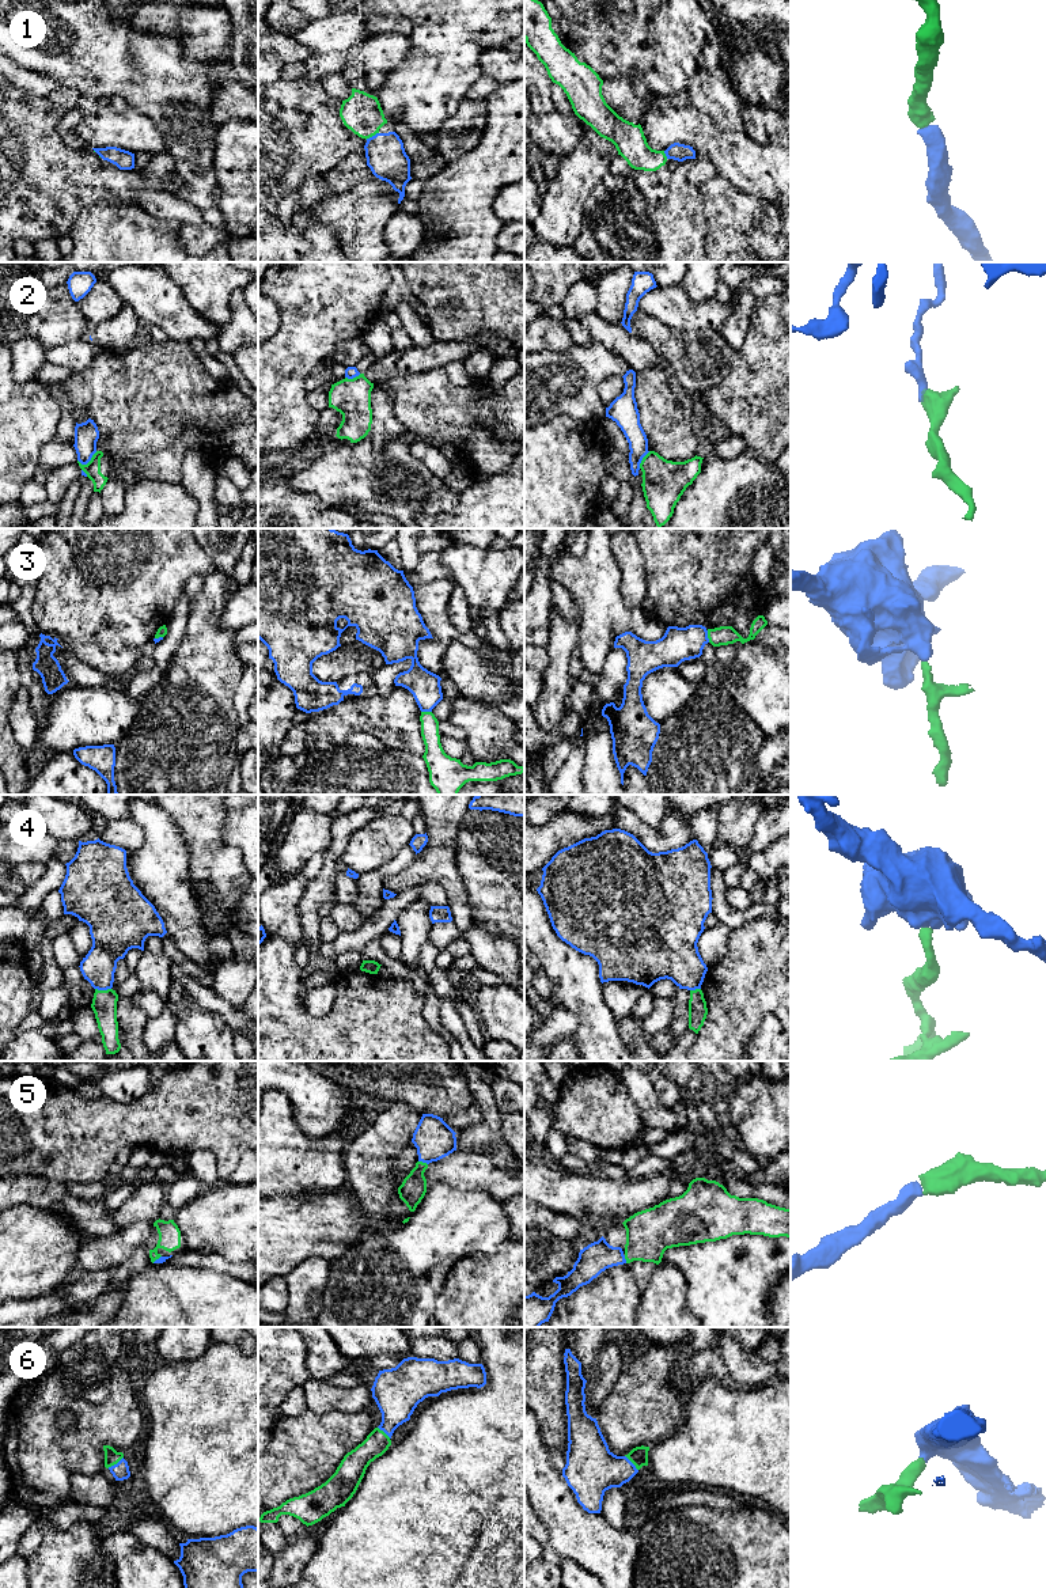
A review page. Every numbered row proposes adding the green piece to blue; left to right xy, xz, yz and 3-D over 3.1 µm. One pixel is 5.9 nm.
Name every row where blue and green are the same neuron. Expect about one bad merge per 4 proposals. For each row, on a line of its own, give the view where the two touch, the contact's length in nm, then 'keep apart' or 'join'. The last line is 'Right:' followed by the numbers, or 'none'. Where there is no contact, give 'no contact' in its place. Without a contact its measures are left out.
1: meets blue in xz; contact 90 nm long; join
2: meets blue in xy; contact 130 nm long; keep apart
3: meets blue in yz; contact 70 nm long; keep apart
4: meets blue in xy; contact 100 nm long; keep apart
5: meets blue in xz; contact 60 nm long; join
6: meets blue in xy; contact 120 nm long; join
Right: 1, 5, 6

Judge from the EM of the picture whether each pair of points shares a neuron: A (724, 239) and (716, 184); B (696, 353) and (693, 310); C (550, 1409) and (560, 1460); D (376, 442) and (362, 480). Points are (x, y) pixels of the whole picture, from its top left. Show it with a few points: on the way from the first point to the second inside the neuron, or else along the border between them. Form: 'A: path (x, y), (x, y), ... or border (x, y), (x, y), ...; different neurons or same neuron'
A: path (724, 226), (724, 205), (720, 197); same neuron
B: border (663, 323), (677, 332), (698, 330); different neurons
C: border (549, 1450), (563, 1450), (565, 1452); different neurons
D: border (368, 432), (375, 451), (387, 442), (402, 438); different neurons

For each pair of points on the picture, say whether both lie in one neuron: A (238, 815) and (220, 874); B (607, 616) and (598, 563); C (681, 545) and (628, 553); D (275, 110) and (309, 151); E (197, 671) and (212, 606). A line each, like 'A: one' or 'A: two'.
A: two
B: one
C: two
D: one
E: one

